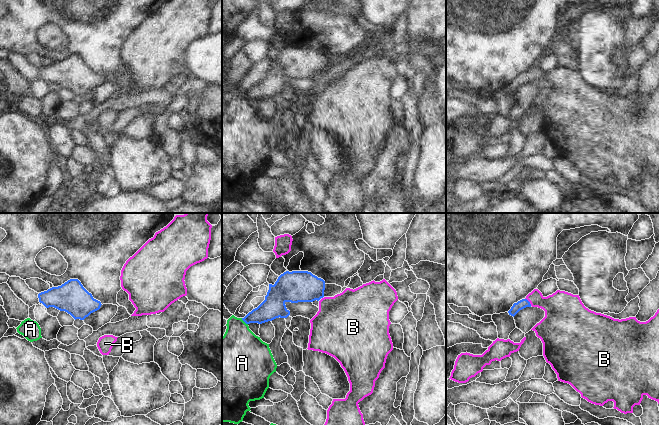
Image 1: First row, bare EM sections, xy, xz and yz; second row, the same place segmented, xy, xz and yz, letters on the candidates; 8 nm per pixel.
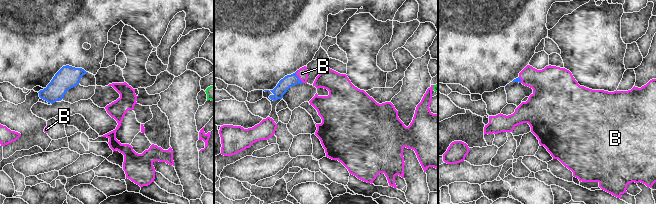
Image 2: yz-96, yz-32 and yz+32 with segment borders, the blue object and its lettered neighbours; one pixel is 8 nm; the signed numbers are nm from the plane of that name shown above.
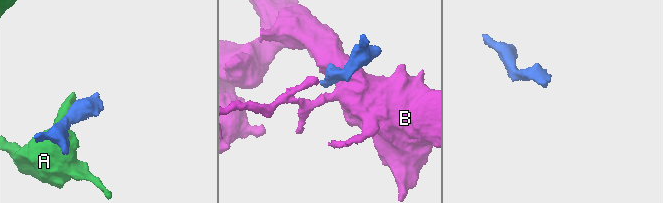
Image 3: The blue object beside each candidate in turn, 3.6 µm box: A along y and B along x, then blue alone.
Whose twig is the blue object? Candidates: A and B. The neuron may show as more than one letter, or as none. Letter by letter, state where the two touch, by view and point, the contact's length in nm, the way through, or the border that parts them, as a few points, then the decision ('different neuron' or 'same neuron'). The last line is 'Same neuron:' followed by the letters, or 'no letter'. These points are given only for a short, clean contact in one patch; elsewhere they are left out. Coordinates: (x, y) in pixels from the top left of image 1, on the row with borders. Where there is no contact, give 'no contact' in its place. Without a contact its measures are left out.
A: xz (244, 321) | 80 nm | along xz (241, 318), (247, 324) | different neuron
B: yz (529, 302) | 80 nm | across yz (523, 303), (529, 302), (543, 302), (559, 308) | same neuron
Same neuron: B

